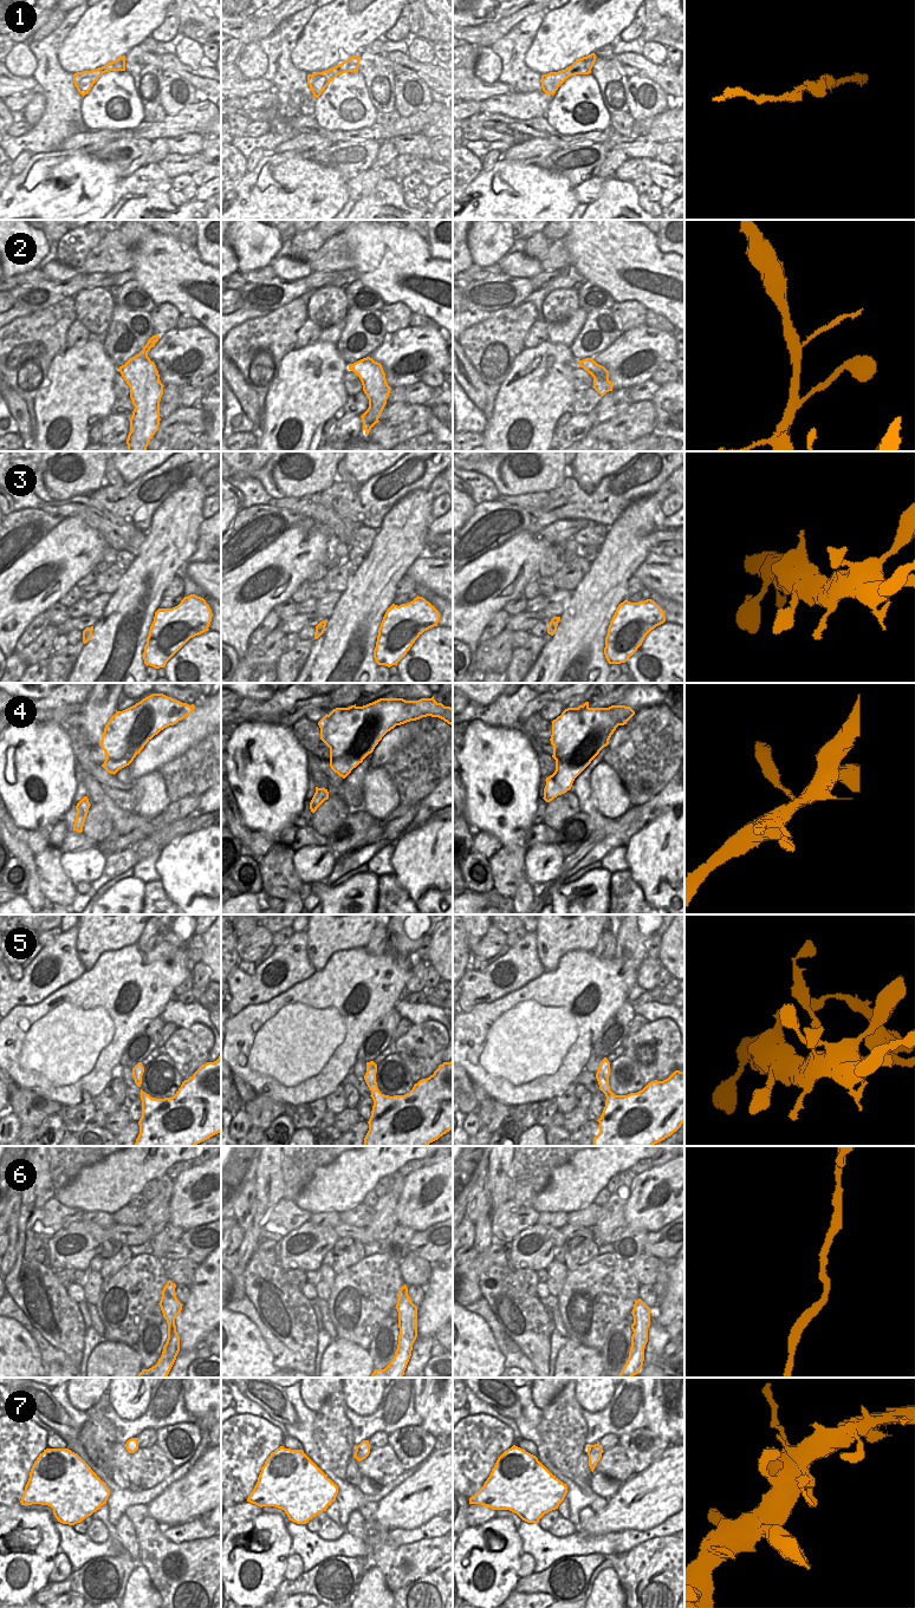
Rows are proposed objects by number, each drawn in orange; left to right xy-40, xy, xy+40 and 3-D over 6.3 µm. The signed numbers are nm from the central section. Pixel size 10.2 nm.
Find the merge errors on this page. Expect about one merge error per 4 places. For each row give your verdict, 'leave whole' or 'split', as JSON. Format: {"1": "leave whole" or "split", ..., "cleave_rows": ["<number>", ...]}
{"1": "leave whole", "2": "leave whole", "3": "leave whole", "4": "leave whole", "5": "split", "6": "leave whole", "7": "leave whole", "cleave_rows": ["5"]}

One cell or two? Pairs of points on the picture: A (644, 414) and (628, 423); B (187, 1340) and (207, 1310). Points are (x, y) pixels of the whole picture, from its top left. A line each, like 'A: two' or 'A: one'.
A: one
B: one

